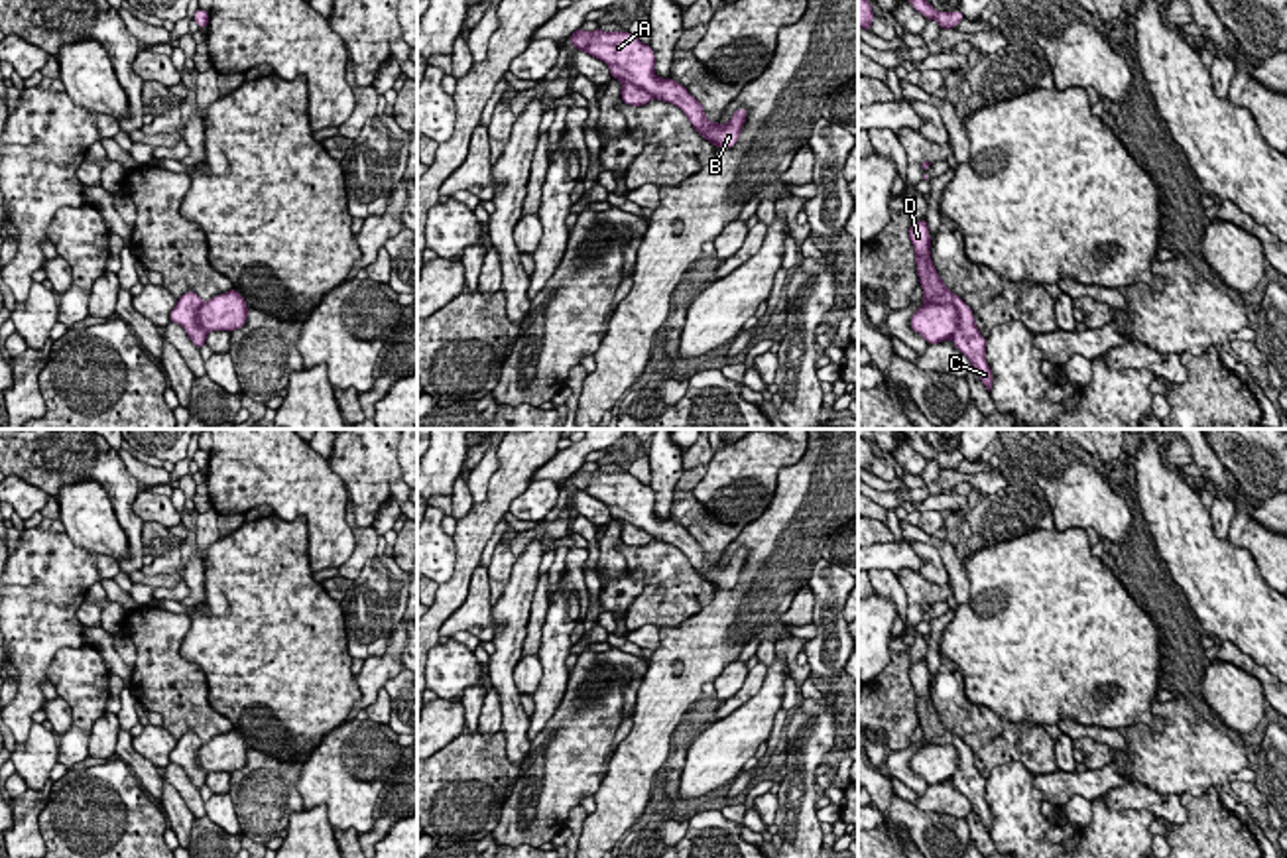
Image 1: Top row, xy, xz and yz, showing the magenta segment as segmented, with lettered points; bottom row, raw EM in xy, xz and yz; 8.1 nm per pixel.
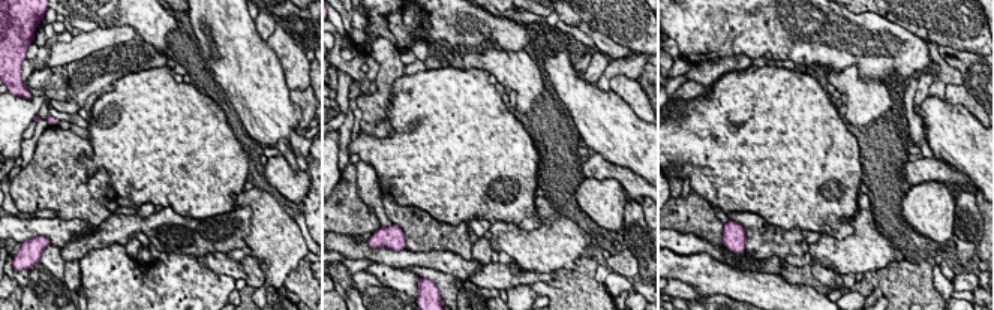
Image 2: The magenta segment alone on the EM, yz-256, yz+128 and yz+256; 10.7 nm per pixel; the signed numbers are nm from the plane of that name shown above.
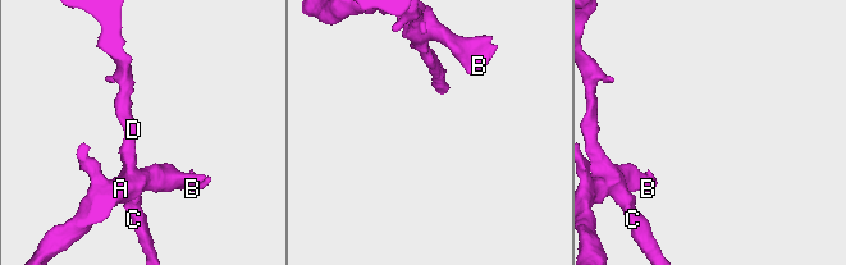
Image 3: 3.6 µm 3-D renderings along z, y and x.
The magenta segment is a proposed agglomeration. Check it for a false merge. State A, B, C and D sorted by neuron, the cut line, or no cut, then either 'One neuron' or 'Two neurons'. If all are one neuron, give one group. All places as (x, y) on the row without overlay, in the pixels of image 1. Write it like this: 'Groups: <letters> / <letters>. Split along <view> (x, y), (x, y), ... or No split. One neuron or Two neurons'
Groups: A B / C D. Split along yz (925, 742), (951, 744), (955, 748), (957, 768), (951, 778). Two neurons

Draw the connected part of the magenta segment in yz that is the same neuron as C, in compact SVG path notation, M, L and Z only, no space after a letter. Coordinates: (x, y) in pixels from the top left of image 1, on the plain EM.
M927 659L909 665L909 681L915 691L917 716L923 728L925 744L950 744L956 748L958 764L950 779L954 787L970 801L972 811L980 817L982 825L990 832L994 817L984 797L986 777L982 777L976 769L970 746L954 736L939 718L929 693L931 677Z

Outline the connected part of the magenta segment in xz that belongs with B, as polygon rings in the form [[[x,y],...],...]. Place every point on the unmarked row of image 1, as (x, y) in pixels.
[[[575,470],[569,482],[610,510],[612,520],[628,521],[653,539],[671,543],[685,553],[693,569],[714,588],[732,588],[744,569],[748,549],[738,549],[730,563],[722,567],[718,561],[708,563],[703,545],[687,533],[683,525],[669,520],[659,520],[653,512],[655,494],[651,486],[644,486],[628,470],[624,472],[584,472]]]

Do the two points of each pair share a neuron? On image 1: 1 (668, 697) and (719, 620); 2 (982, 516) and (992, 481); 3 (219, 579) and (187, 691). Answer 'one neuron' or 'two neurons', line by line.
1: one neuron
2: two neurons
3: two neurons

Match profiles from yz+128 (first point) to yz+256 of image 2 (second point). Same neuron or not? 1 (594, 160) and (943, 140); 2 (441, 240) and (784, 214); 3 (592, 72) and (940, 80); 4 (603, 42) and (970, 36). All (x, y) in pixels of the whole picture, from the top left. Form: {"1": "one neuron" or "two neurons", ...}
{"1": "two neurons", "2": "two neurons", "3": "two neurons", "4": "two neurons"}

